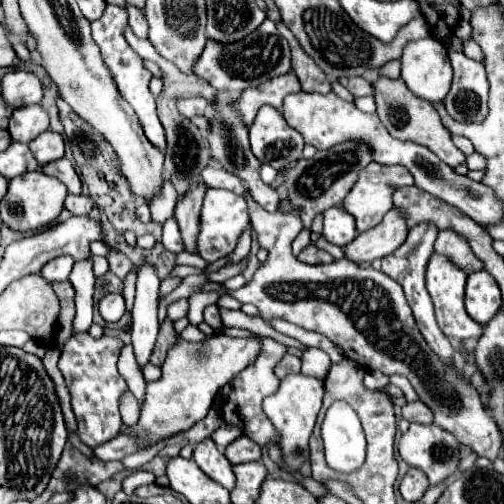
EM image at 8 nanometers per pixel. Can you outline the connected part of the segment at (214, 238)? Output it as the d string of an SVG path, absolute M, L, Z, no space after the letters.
M208 189L206 197L204 197L202 213L200 213L200 233L196 239L198 255L212 263L212 261L218 261L220 257L232 253L236 247L238 235L242 233L242 229L248 223L250 223L248 207L246 207L246 199L242 195L236 195L226 189Z

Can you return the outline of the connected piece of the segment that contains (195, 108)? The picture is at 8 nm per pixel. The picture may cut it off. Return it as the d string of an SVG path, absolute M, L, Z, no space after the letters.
M192 97L192 99L180 99L178 101L178 109L186 117L204 115L206 113L206 107L208 107L208 101L204 97Z

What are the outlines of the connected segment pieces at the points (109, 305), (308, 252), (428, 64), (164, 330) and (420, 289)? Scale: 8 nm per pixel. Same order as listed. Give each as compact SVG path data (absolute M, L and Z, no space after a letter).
M114 293L104 295L100 299L100 303L98 303L98 311L100 311L100 315L102 315L104 321L108 321L108 323L118 321L124 315L124 311L126 311L122 295L114 295Z
M308 245L308 247L304 247L304 249L300 251L298 259L300 259L302 263L318 265L318 263L330 263L334 257L332 257L332 255L328 255L326 251L320 251L320 249L318 249L318 247L314 247L314 245Z
M434 37L408 41L402 53L402 81L426 101L442 101L452 83L446 47Z
M166 317L160 325L160 333L158 333L158 339L156 339L156 345L154 345L154 351L152 351L152 357L150 357L150 363L154 365L162 365L164 359L166 359L166 353L170 347L174 347L178 343L178 335L174 333L174 323Z
M418 225L416 229L412 229L412 233L408 233L408 239L392 253L392 255L386 255L382 261L380 261L380 269L390 275L394 281L398 281L406 293L406 299L412 307L412 313L414 313L414 319L416 319L416 325L420 329L420 333L424 335L424 339L428 341L428 345L432 347L434 353L440 355L440 359L448 361L448 363L456 363L458 365L458 359L456 359L456 349L452 347L450 339L440 331L436 319L434 319L434 307L432 307L432 299L424 287L424 273L426 273L426 265L430 261L430 255L432 255L432 245L436 241L436 231L432 229L432 225Z

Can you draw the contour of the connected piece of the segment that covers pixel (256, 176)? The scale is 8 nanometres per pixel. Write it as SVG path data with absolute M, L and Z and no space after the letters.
M216 97L214 103L214 115L212 115L212 133L210 133L210 149L212 149L212 157L214 161L220 163L220 167L224 167L226 171L238 175L246 185L250 195L268 211L276 211L280 209L280 195L276 189L272 189L270 185L266 185L260 179L260 161L254 157L252 149L250 149L250 141L248 141L248 129L244 129L244 125L240 125L240 121L236 121L236 113L232 113L232 109L228 109L228 101Z

